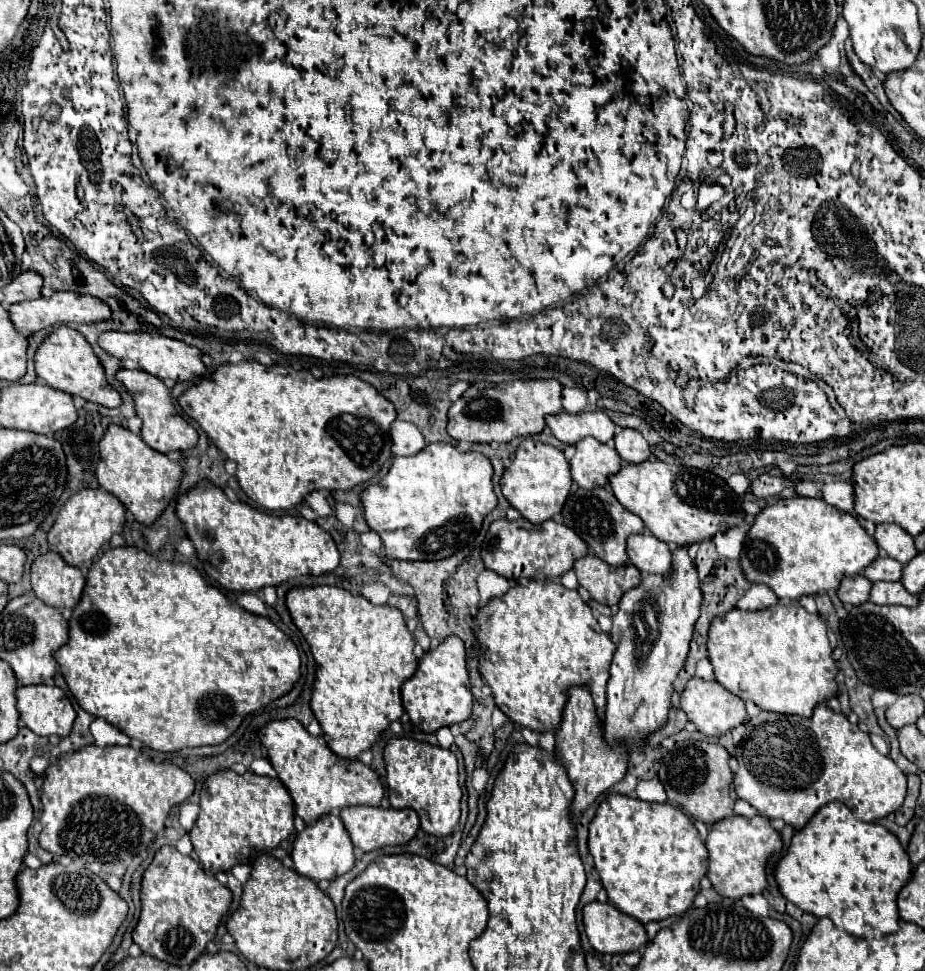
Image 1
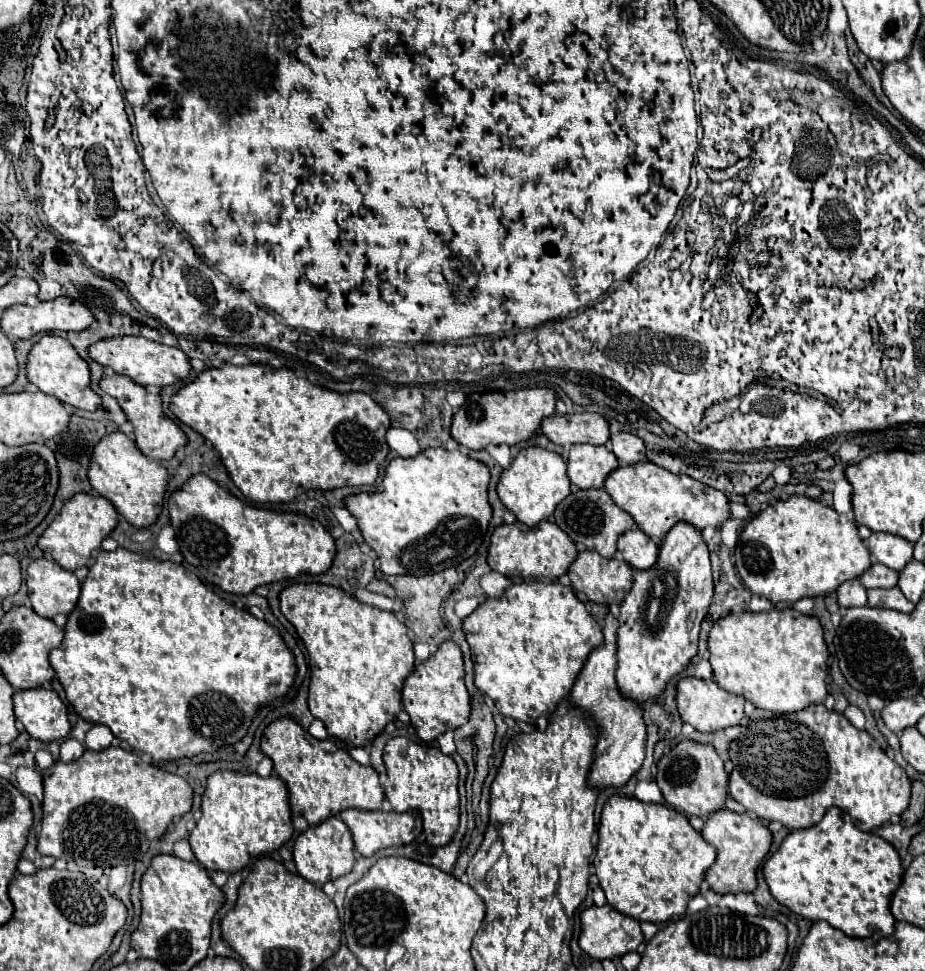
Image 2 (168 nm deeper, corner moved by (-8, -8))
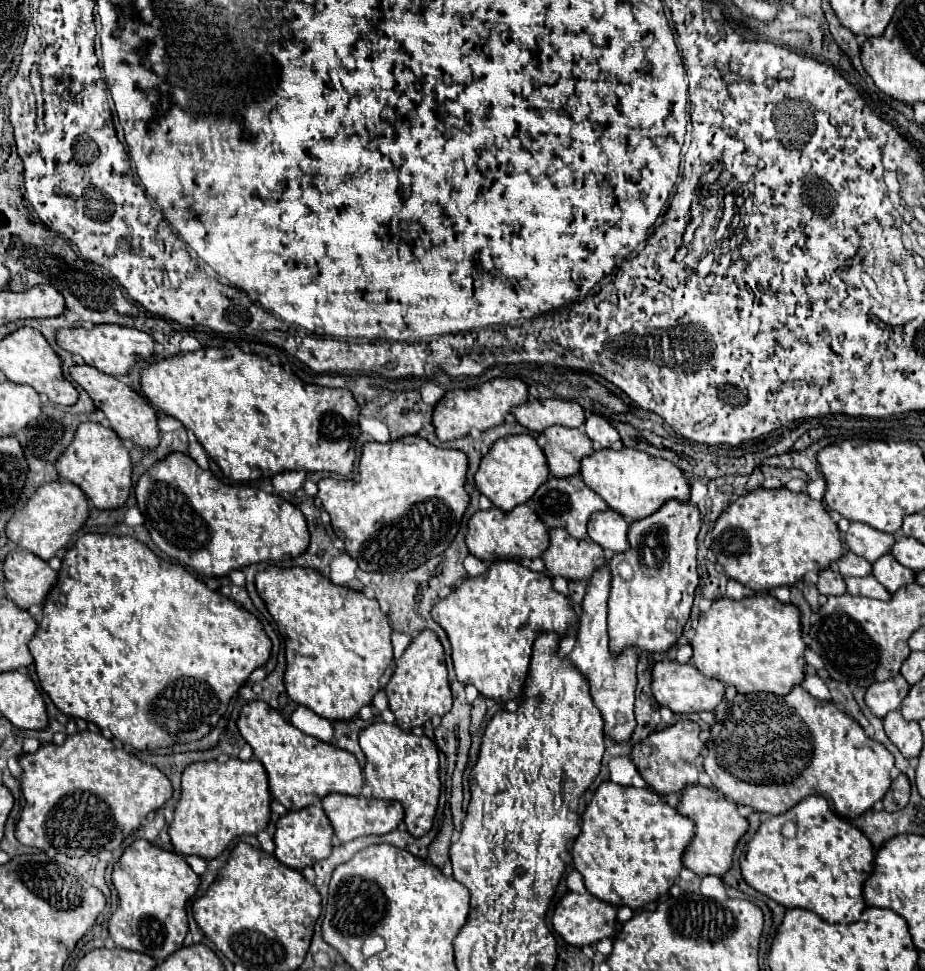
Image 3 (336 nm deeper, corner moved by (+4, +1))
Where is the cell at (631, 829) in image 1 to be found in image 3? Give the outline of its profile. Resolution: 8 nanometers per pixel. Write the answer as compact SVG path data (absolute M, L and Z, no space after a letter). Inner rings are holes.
M604 781L592 801L588 803L582 815L582 833L572 845L572 861L574 867L582 873L584 885L588 893L606 901L614 907L630 907L632 911L660 899L670 891L682 871L682 855L690 841L694 839L694 823L688 817L682 817L676 809L660 799L658 793L652 789L636 789L636 787L622 787L612 781Z

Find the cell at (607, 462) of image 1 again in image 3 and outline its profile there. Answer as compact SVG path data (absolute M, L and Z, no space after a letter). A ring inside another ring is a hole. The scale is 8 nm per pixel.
M552 427L544 431L548 443L544 455L548 459L548 469L556 477L568 477L580 473L580 461L594 453L590 437L580 429Z

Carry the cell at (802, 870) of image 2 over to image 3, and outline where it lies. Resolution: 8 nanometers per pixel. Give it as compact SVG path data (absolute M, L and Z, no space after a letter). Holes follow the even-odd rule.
M810 795L800 805L790 809L786 815L766 817L750 839L744 859L740 861L744 881L754 887L756 891L768 895L770 899L778 901L784 907L800 907L814 911L828 923L856 923L866 909L866 901L862 895L864 881L874 873L874 847L870 839L854 827L850 821L838 817L830 807L828 801L820 795Z

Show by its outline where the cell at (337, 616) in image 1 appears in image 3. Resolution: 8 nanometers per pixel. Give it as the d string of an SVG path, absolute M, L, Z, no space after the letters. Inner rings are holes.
M268 567L256 575L256 589L266 601L266 609L278 623L278 629L286 641L286 691L288 697L312 709L316 715L330 721L350 721L358 711L372 703L380 691L380 677L386 673L394 659L390 643L392 627L388 615L382 613L376 599L368 599L362 591L334 585L328 577L306 567Z

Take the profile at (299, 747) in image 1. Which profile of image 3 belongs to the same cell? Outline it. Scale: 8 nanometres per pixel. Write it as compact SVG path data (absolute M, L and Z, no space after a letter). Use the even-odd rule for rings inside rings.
M258 699L244 705L238 717L238 729L246 743L254 749L254 759L258 759L264 765L272 797L280 801L288 811L298 811L304 809L306 805L320 803L330 793L342 795L362 793L364 777L360 763L352 753L302 733L268 703Z

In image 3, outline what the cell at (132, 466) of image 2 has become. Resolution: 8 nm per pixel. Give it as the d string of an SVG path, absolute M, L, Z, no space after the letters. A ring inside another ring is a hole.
M82 423L76 429L74 441L66 447L62 457L58 459L56 467L58 467L60 477L76 483L98 509L118 509L118 507L124 507L128 497L130 497L130 491L132 491L132 461L130 461L130 453L122 445L120 437L112 429L102 427L100 423Z

